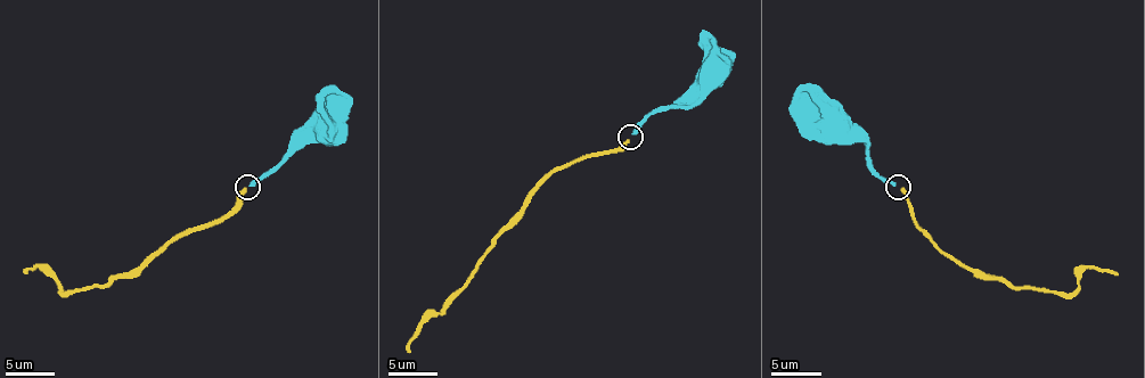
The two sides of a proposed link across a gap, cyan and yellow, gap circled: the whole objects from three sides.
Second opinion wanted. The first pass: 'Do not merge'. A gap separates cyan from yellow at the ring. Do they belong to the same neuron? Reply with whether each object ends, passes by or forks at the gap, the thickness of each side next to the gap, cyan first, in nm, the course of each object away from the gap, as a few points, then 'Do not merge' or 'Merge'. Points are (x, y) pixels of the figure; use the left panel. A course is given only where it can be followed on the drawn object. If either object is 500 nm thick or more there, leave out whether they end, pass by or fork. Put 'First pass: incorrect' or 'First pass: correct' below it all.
At the ring cyan ends. At the ring yellow ends. Thickness 260 nm (cyan) against 240 nm. Course of cyan: (250, 185), (309, 142), (324, 140), (332, 125). Course of yellow: (245, 187), (237, 204), (222, 216), (178, 233), (141, 269), (107, 286), (67, 293), (40, 266), (27, 273). Merge
First pass: incorrect

